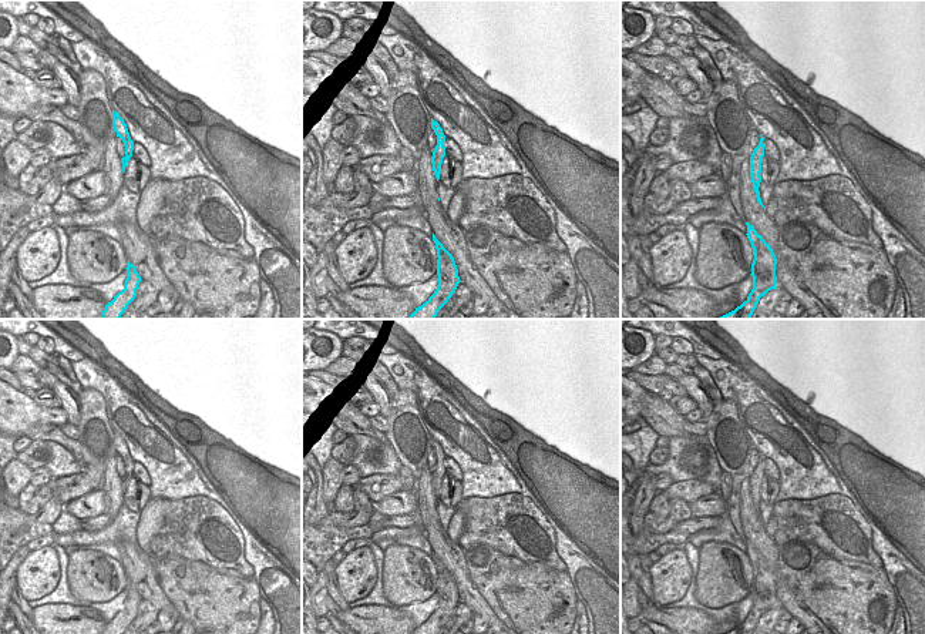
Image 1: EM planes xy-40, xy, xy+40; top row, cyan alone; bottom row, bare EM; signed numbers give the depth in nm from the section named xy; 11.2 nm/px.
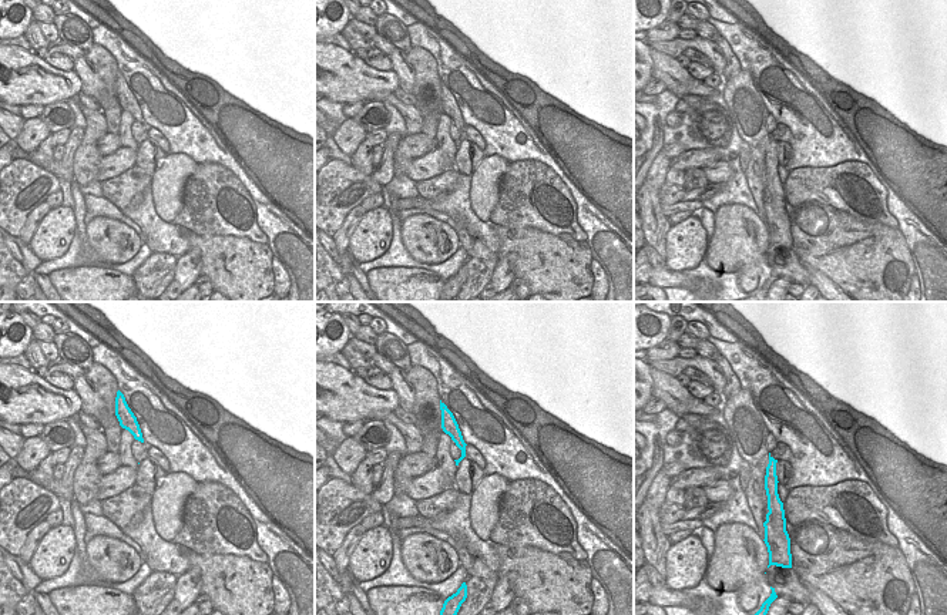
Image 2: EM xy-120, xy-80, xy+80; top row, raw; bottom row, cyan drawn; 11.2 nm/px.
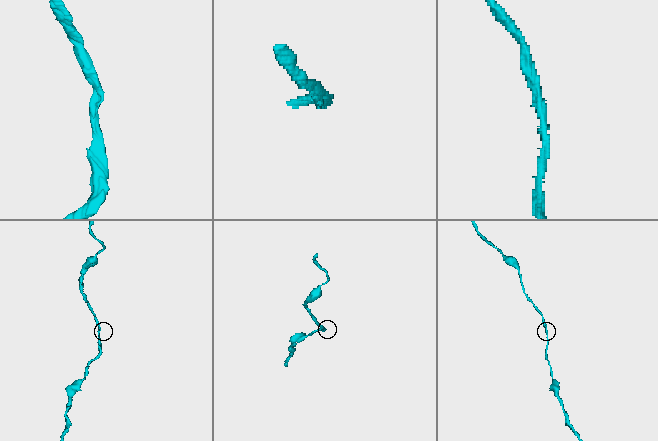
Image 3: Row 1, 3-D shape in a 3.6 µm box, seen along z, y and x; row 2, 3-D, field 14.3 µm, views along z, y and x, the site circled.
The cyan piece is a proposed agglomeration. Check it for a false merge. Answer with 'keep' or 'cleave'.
keep

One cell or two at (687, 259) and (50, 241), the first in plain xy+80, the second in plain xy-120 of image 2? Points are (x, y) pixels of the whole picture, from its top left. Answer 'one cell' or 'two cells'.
one cell

